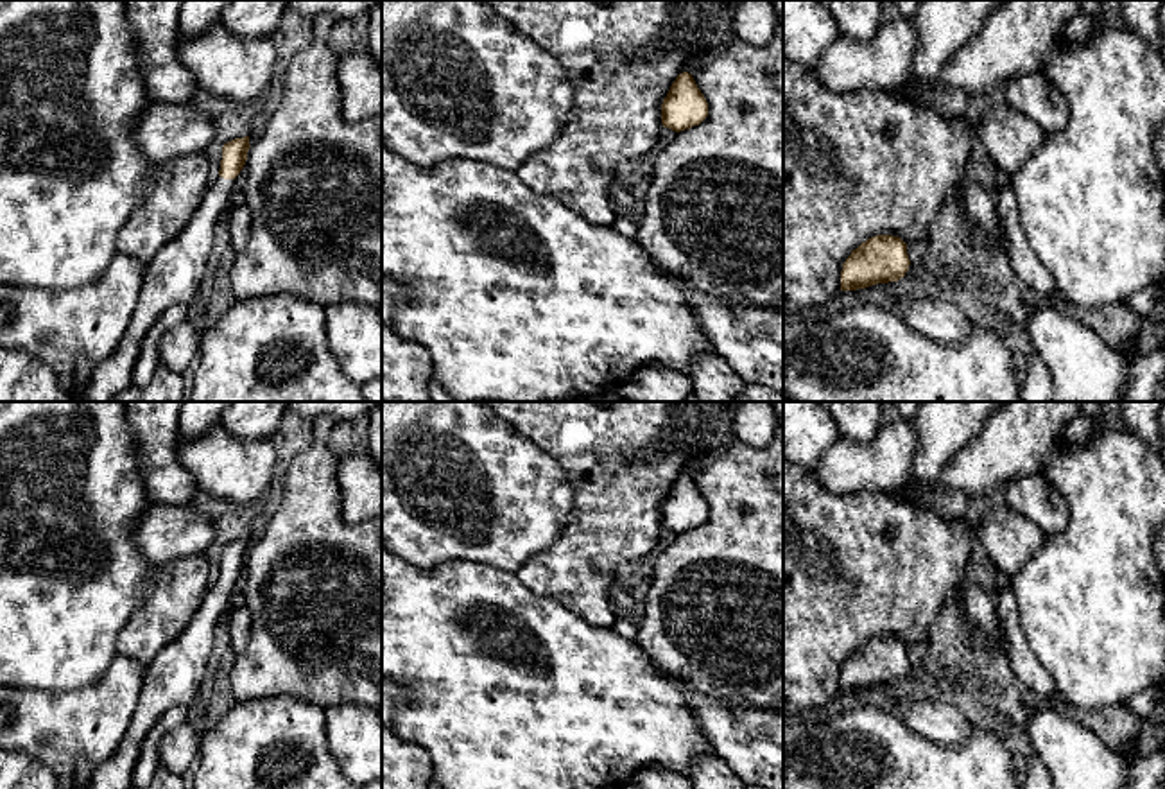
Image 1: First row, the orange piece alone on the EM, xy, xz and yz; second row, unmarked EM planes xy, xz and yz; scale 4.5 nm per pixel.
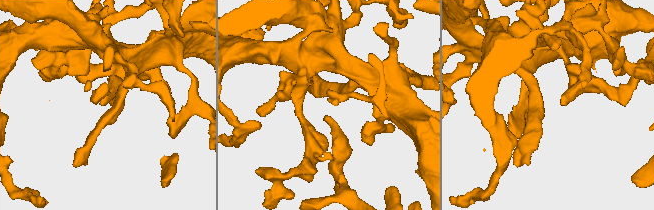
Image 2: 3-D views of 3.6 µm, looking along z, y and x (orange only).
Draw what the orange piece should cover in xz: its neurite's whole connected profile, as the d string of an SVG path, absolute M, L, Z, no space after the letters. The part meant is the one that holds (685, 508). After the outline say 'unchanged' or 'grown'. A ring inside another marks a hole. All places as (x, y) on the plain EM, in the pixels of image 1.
M683 473L672 484L661 506L661 525L676 534L699 527L708 518L708 504L692 475Z | unchanged

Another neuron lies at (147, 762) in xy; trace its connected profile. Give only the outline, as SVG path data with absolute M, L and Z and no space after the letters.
M174 707L161 715L158 724L143 739L140 757L133 771L133 785L142 789L152 780L160 766L158 746L161 739L172 730L183 726L185 723L186 723L186 707Z

